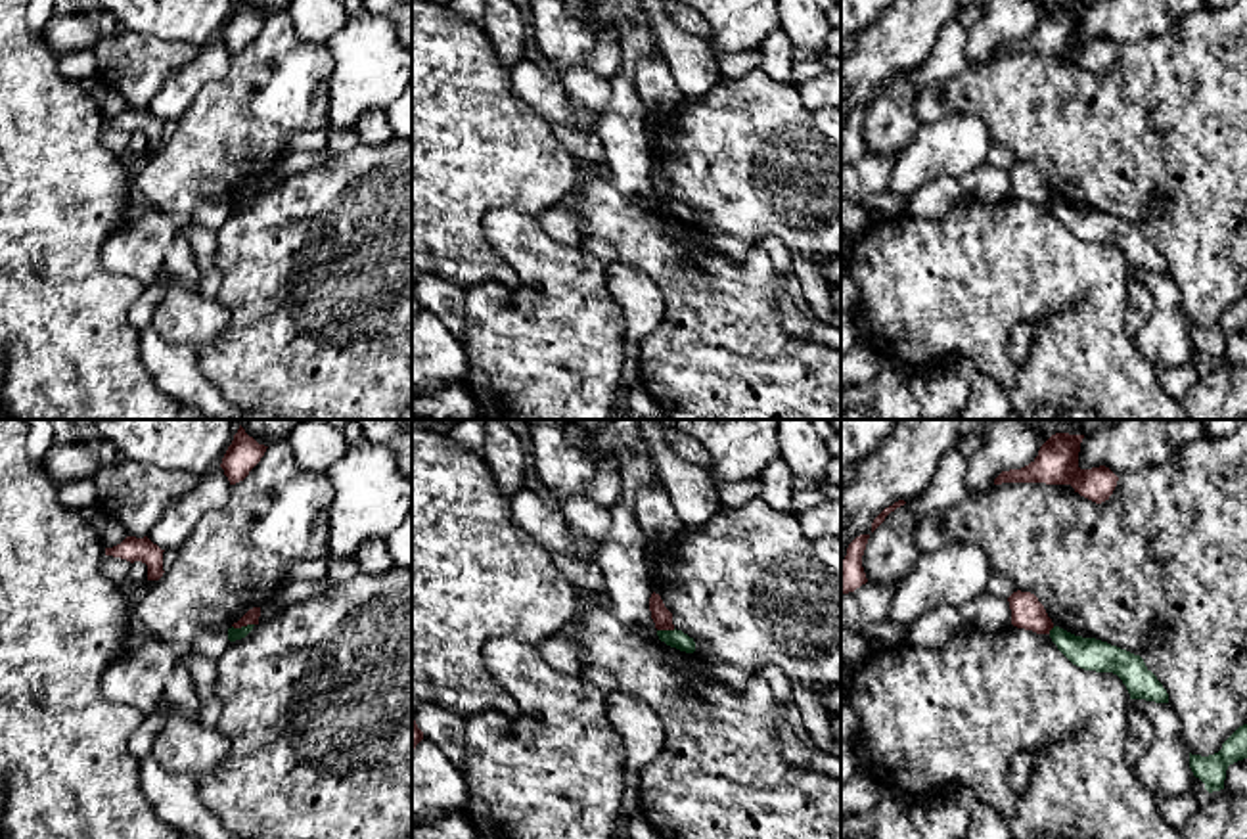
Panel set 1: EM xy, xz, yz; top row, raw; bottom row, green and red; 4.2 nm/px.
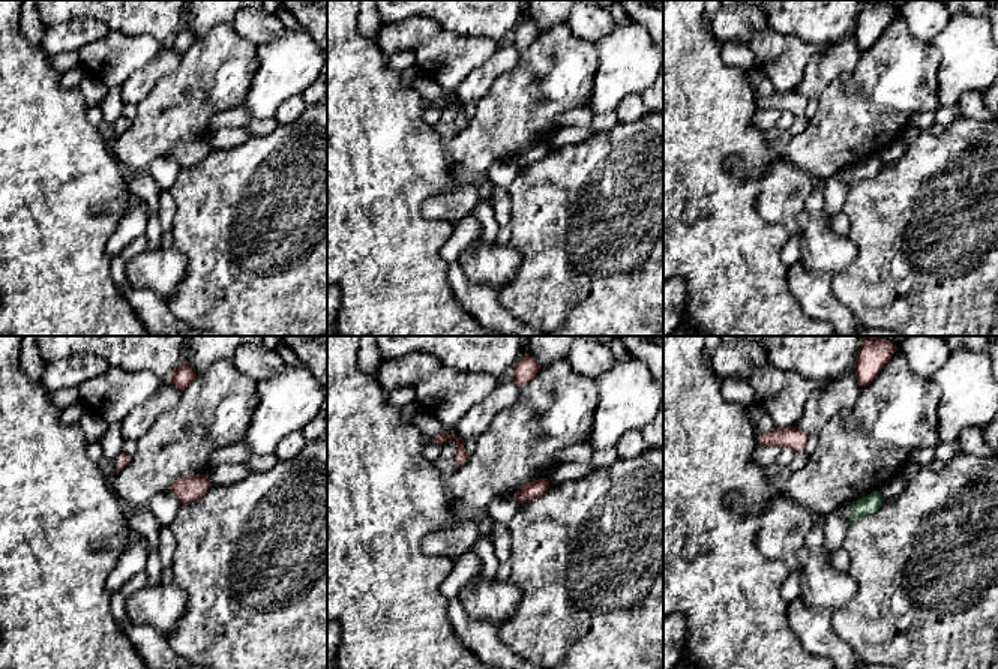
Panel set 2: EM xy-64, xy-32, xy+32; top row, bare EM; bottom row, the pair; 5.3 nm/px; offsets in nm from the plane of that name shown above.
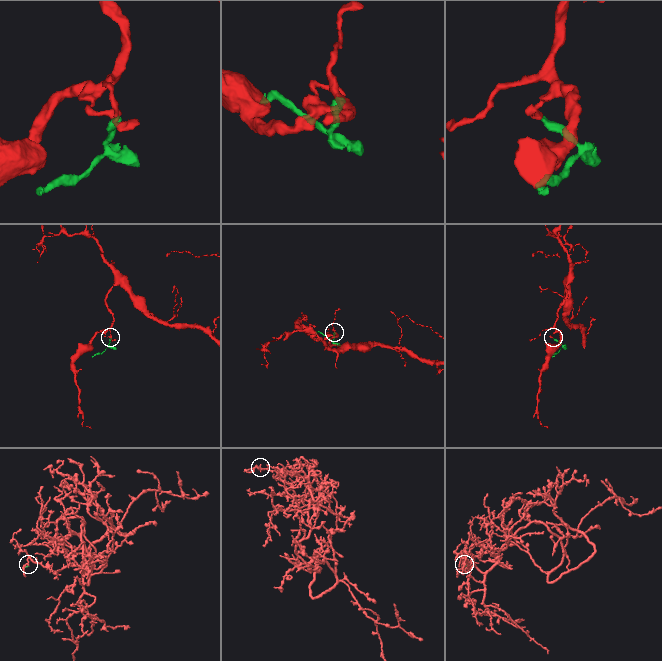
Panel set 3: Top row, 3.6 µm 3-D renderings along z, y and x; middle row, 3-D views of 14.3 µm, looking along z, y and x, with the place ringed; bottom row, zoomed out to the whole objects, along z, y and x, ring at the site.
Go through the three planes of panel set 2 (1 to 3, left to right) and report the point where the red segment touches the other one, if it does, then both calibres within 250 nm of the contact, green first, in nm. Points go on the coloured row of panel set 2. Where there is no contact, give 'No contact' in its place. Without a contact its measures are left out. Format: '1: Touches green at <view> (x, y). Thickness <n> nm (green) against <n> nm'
1: No contact
2: No contact
3: No contact

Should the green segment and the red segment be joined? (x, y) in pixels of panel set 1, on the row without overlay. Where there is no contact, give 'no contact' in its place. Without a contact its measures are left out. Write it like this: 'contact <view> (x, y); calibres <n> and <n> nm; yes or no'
contact xy (242, 198); calibres 50 and 60 nm; no

